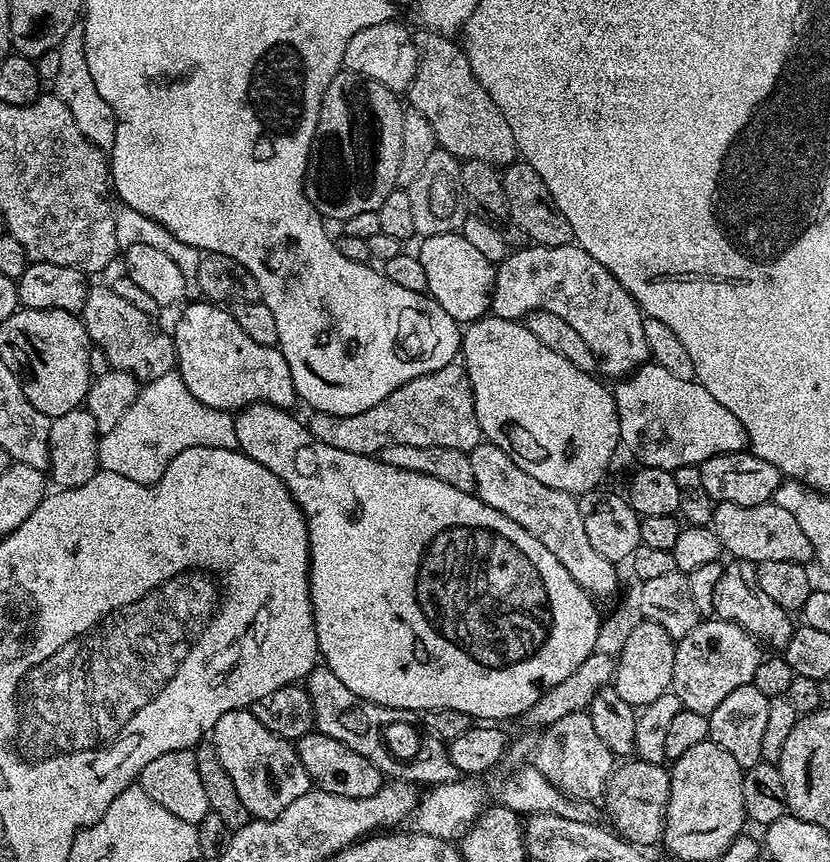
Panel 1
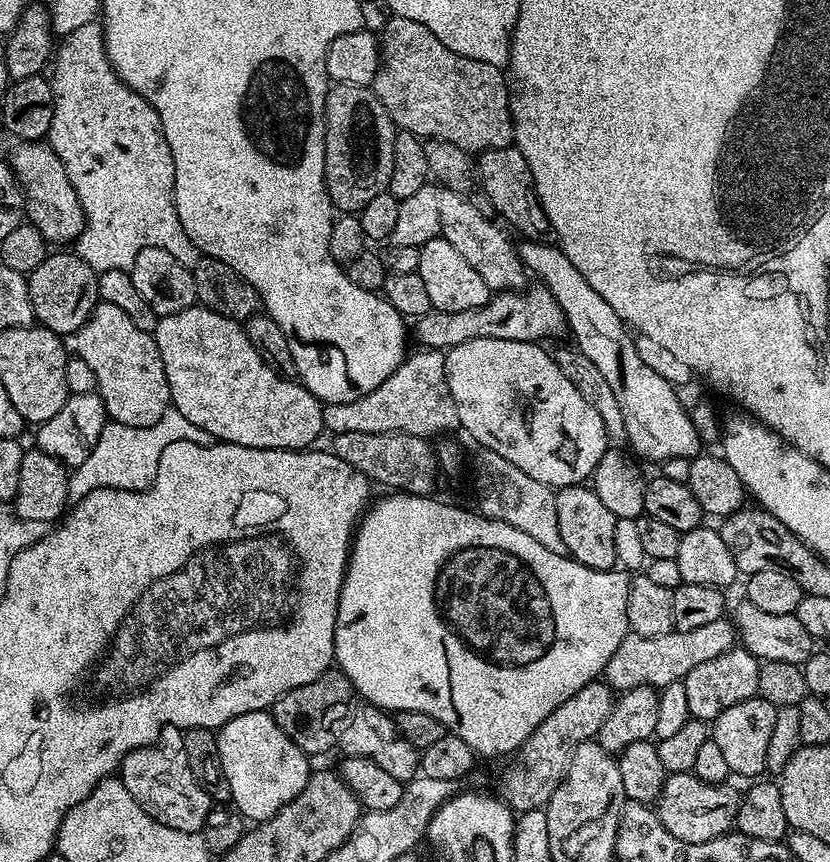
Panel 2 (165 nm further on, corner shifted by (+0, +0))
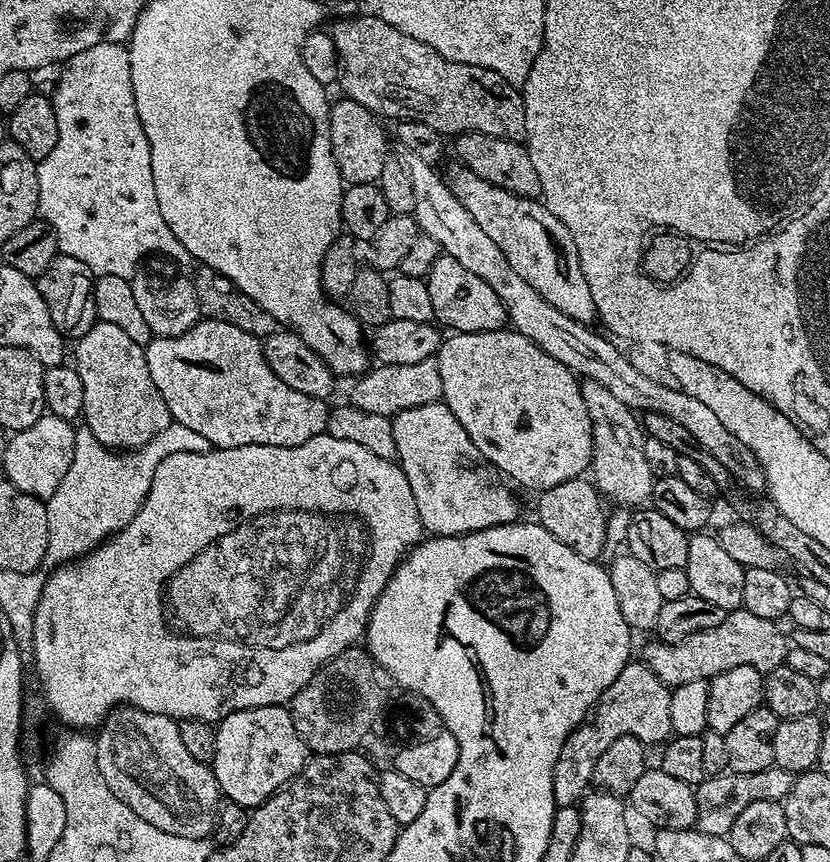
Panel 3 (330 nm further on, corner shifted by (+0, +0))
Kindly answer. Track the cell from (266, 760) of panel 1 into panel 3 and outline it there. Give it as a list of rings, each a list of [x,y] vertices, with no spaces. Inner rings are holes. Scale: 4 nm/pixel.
[[[278,704],[258,706],[250,710],[238,710],[219,721],[215,725],[215,730],[216,749],[210,767],[216,776],[219,791],[231,803],[240,804],[249,810],[266,803],[275,792],[280,791],[285,784],[289,784],[310,759],[308,747],[302,742],[298,730],[294,730],[291,711]]]

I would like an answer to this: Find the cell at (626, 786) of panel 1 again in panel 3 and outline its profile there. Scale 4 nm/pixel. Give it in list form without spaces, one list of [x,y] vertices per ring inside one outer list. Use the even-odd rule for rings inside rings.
[[[772,765],[766,771],[758,771],[755,774],[721,773],[718,776],[708,776],[703,782],[695,785],[696,815],[695,827],[706,834],[715,836],[727,835],[738,815],[746,810],[753,802],[760,801],[783,801],[793,788],[795,775],[780,767]]]

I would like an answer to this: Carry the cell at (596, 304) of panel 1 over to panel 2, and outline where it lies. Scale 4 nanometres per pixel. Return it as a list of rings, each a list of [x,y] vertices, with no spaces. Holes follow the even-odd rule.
[[[536,282],[523,290],[515,292],[498,292],[489,295],[487,302],[474,310],[458,310],[457,312],[428,312],[415,321],[414,336],[421,340],[428,350],[447,350],[462,342],[470,342],[474,338],[502,338],[522,342],[544,342],[547,336],[560,336],[567,333],[568,322],[564,317],[562,306],[554,298],[543,283]]]

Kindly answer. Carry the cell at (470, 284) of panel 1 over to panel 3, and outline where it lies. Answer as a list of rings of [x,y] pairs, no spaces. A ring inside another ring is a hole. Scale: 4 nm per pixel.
[[[441,254],[438,262],[430,266],[426,279],[430,290],[430,303],[434,305],[434,317],[445,329],[452,328],[448,330],[453,333],[498,332],[508,324],[502,298],[498,298],[494,289],[482,282],[478,274],[466,270],[466,266],[454,262],[454,258]]]

